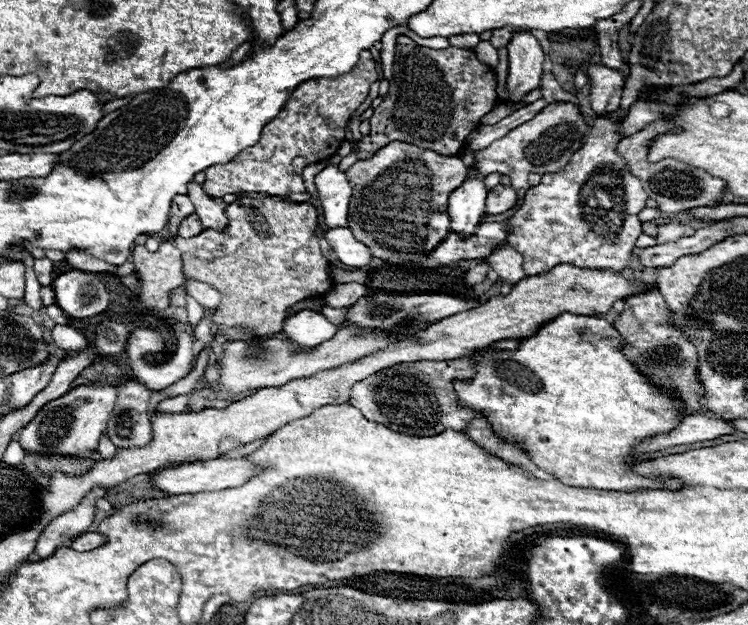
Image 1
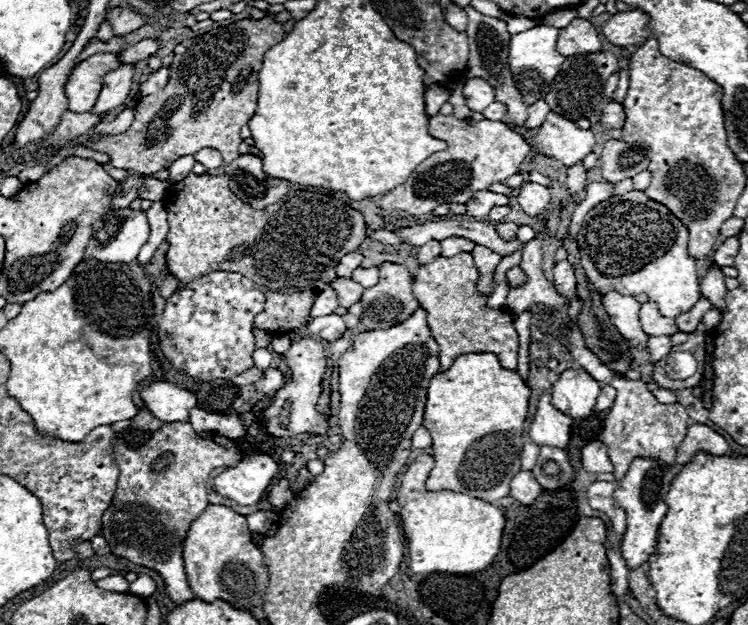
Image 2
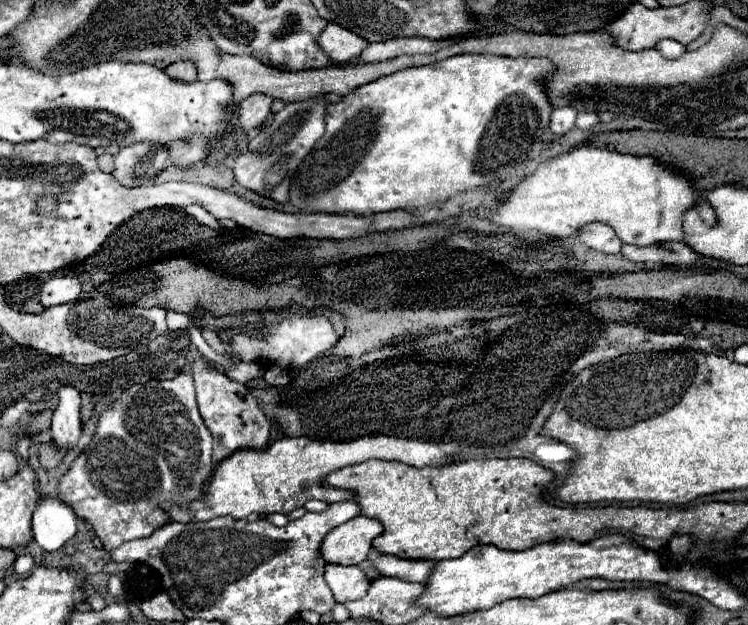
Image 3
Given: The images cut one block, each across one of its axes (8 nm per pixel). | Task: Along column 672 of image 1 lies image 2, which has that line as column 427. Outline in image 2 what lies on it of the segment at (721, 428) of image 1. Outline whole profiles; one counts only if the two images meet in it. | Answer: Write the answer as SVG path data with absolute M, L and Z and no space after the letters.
M422 426L414 432L414 440L412 440L412 450L418 450L418 448L428 448L432 444L432 436L428 434L428 430Z

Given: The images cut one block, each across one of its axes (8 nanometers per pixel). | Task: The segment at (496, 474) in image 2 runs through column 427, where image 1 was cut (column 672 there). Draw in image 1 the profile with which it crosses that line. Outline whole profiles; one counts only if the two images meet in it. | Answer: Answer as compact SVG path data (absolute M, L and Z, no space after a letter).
M560 314L556 316L554 320L550 320L548 324L542 324L534 336L526 336L520 340L520 346L516 350L492 350L492 348L484 348L484 350L478 350L474 354L470 354L470 358L476 356L476 376L472 380L454 380L454 390L458 394L458 404L460 406L466 406L466 408L472 408L476 412L480 412L486 422L492 426L494 434L504 438L506 442L510 444L516 444L518 448L522 448L524 452L528 452L530 460L546 470L546 472L552 472L556 478L560 478L566 486L576 486L576 488L600 488L600 490L622 490L622 492L632 492L632 490L644 490L644 488L672 488L672 490L678 490L682 488L680 482L676 480L650 480L650 478L642 478L642 476L636 476L630 466L632 466L632 454L630 450L642 442L646 436L654 436L654 434L664 434L664 432L670 432L672 428L676 428L680 424L680 420L684 418L682 414L682 408L680 408L680 402L674 400L670 394L654 388L634 366L632 362L626 360L626 356L622 356L620 352L622 348L622 342L620 342L620 336L616 336L614 328L610 322L602 320L602 318L596 318L596 316L578 316L578 314Z

